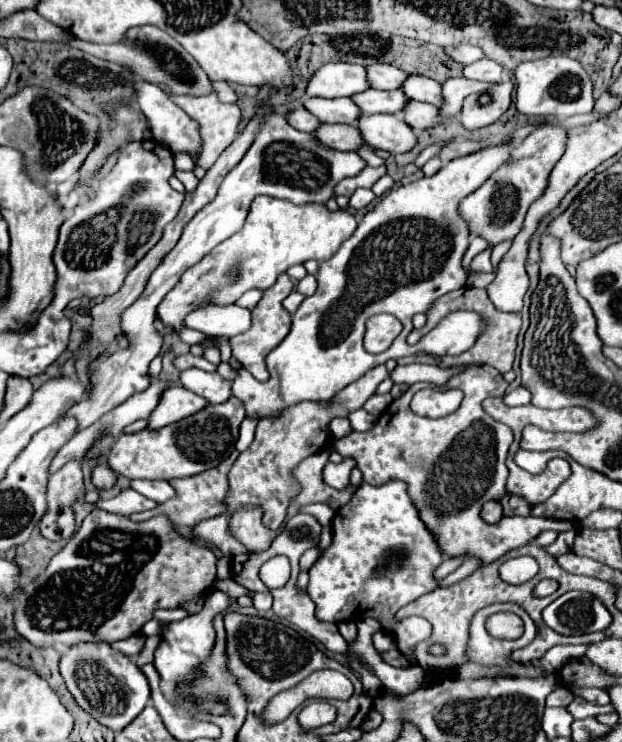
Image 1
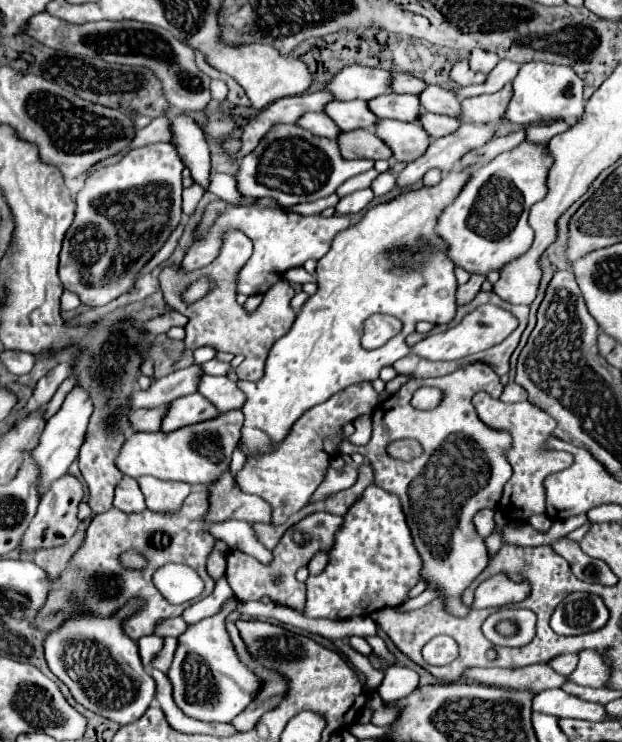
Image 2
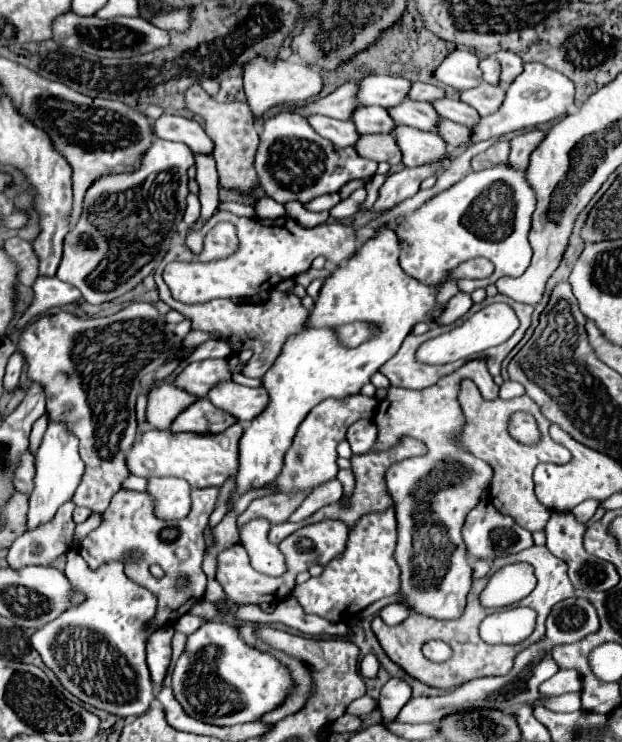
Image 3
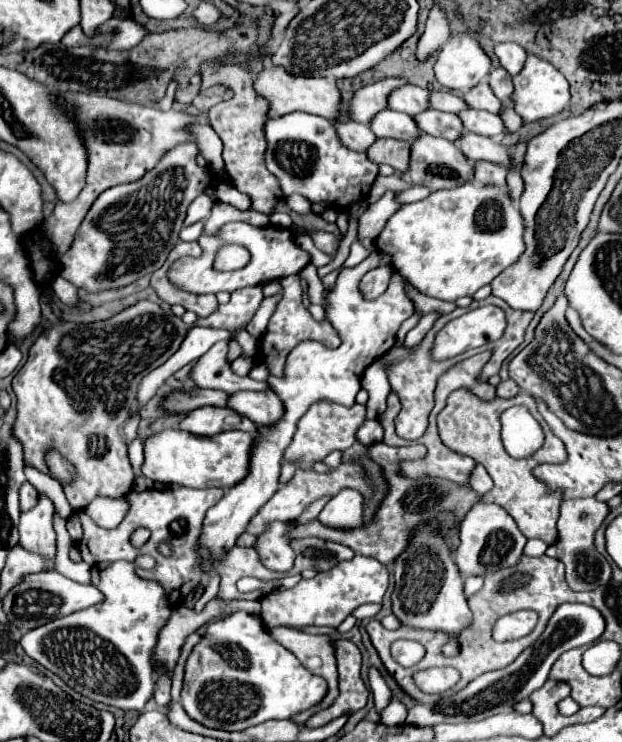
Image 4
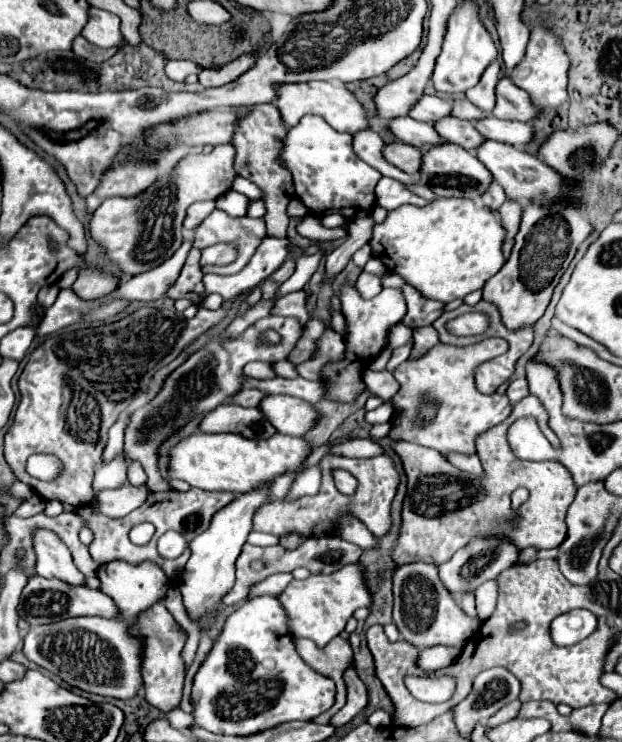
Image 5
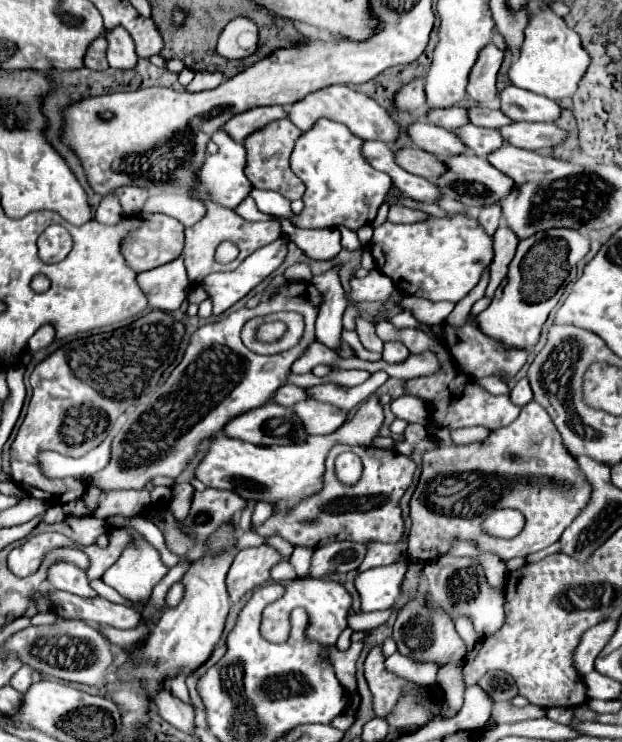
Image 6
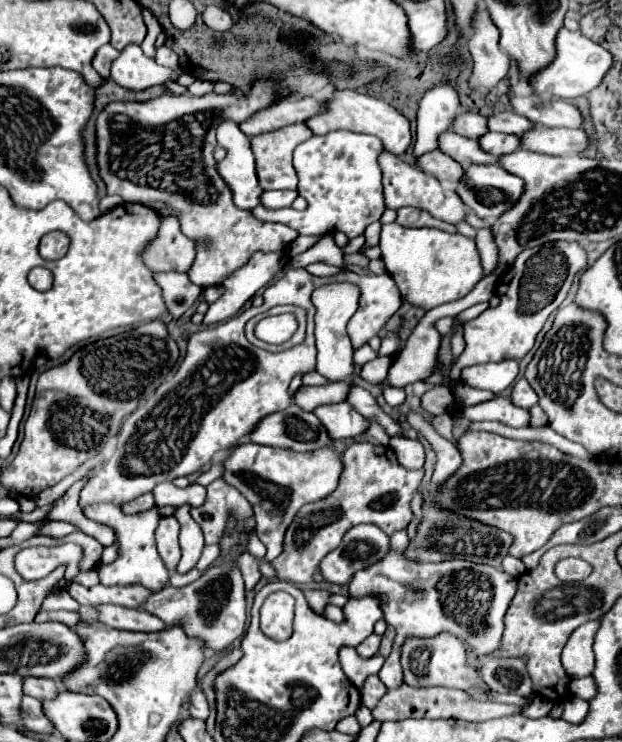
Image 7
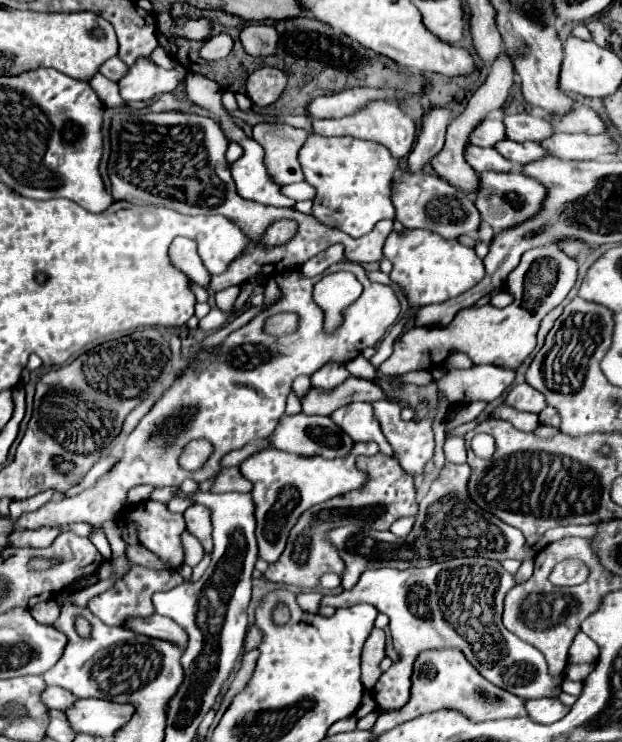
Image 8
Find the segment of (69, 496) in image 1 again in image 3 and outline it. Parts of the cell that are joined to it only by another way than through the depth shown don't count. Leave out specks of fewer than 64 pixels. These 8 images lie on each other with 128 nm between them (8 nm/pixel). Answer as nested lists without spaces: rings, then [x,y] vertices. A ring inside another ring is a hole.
[[[68,500],[60,506],[60,510],[54,514],[52,520],[40,524],[34,530],[26,530],[22,536],[18,536],[8,550],[8,564],[12,568],[24,568],[30,564],[46,566],[54,558],[68,552],[72,546],[74,536],[74,502]]]

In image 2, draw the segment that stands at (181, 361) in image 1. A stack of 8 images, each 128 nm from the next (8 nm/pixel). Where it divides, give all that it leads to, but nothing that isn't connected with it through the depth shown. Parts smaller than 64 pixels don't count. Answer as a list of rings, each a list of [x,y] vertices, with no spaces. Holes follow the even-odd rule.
[[[210,360],[210,362],[204,362],[204,364],[200,364],[200,368],[202,368],[202,372],[206,372],[206,374],[226,374],[228,370],[230,370],[230,364],[224,364],[224,362],[220,362],[220,360]]]

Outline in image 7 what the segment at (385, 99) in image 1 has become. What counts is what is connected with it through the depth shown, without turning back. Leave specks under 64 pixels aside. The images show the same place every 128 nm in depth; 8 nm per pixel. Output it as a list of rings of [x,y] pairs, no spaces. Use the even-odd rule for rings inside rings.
[[[486,132],[484,136],[478,138],[478,144],[484,152],[488,152],[494,158],[500,158],[504,154],[514,152],[520,148],[520,138],[512,134],[498,134],[498,132]]]

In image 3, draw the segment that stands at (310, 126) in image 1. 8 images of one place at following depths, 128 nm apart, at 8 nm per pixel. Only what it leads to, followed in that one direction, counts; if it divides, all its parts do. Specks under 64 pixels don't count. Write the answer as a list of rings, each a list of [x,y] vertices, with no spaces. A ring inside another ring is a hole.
[[[310,116],[308,118],[308,124],[320,132],[320,136],[328,138],[330,142],[334,142],[336,148],[346,148],[346,146],[352,146],[356,144],[358,140],[358,132],[354,128],[352,122],[344,122],[344,120],[336,120],[336,118],[328,118],[328,116]]]

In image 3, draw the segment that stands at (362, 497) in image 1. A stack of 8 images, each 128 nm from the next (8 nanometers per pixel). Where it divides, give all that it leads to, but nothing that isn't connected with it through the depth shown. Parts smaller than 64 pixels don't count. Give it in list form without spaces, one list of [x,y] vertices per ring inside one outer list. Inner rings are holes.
[[[394,506],[362,516],[350,530],[346,550],[332,558],[318,578],[310,578],[308,582],[300,584],[294,598],[300,602],[306,614],[316,614],[330,622],[342,622],[354,618],[372,602],[400,592],[400,566],[394,560],[396,540],[398,530]]]

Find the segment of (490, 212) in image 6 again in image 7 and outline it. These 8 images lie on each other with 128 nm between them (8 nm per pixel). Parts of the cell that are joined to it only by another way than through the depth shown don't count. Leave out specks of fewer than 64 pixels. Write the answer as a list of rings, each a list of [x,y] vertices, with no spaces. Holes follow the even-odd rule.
[[[478,228],[476,230],[476,244],[478,244],[478,252],[482,258],[482,268],[484,268],[484,276],[492,274],[496,264],[498,264],[498,248],[492,236],[492,228]],[[456,324],[454,326],[454,334],[452,334],[452,340],[450,340],[450,346],[452,346],[452,356],[458,358],[466,346],[464,342],[464,332],[462,332],[462,324]]]

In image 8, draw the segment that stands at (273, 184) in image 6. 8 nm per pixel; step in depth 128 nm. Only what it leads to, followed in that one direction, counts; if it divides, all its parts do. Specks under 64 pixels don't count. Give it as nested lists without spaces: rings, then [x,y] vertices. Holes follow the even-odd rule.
[[[256,124],[254,140],[264,148],[264,166],[274,184],[284,186],[304,180],[298,150],[306,142],[306,130],[288,124]]]

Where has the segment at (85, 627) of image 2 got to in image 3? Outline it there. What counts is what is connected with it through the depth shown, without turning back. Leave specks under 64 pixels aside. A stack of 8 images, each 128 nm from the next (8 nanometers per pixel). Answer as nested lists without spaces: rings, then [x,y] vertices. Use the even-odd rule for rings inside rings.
[[[72,548],[66,558],[64,574],[72,590],[84,594],[84,602],[66,608],[56,620],[36,630],[30,644],[78,700],[126,720],[138,718],[154,698],[146,666],[146,638],[152,630],[146,630],[146,622],[156,612],[156,596],[128,580],[120,560],[90,570],[78,550]]]

